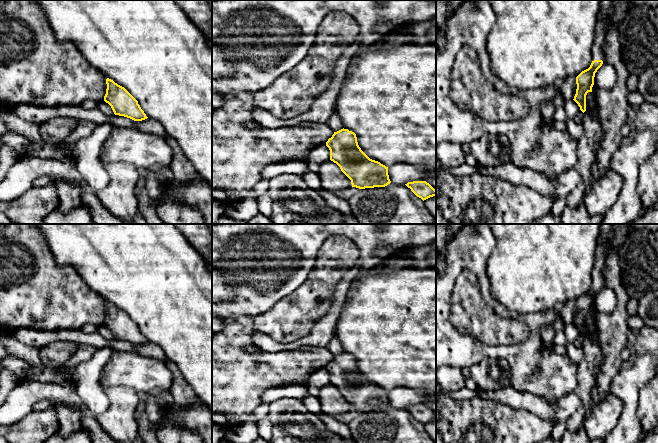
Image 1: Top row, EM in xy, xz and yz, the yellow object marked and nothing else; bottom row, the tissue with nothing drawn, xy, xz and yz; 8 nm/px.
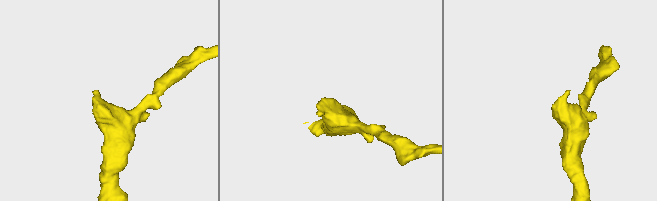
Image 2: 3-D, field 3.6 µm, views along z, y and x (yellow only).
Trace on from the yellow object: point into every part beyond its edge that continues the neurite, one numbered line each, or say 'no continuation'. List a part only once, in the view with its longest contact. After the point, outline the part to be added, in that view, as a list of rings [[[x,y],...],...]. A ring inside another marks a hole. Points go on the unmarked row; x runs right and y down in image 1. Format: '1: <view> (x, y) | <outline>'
1: yz (599, 264) | [[[598,241],[596,251],[595,251],[595,261],[592,270],[592,284],[604,284],[604,268],[605,264],[605,252],[607,246],[600,241]]]

